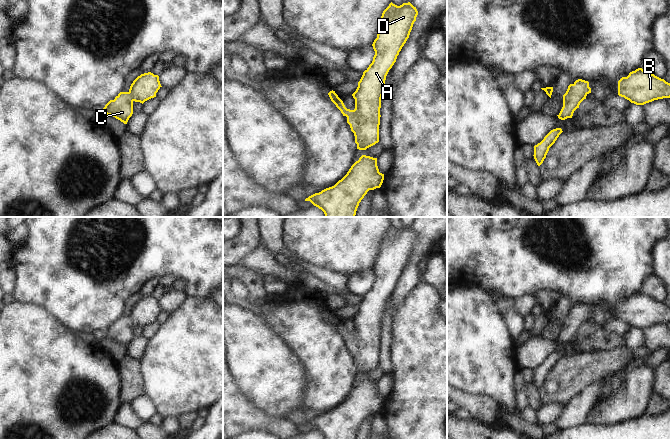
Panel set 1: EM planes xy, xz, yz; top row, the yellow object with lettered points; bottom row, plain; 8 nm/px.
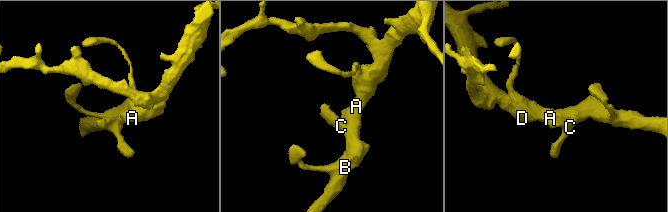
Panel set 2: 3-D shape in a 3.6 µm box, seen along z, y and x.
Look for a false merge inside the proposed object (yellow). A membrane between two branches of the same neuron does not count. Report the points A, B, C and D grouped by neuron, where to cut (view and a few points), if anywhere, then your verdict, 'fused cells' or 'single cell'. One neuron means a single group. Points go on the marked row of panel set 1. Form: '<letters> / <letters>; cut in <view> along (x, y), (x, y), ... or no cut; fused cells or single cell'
A B C D; no cut; single cell

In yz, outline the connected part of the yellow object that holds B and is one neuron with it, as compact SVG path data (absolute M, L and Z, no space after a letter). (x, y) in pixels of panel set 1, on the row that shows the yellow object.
M638 68L618 81L618 95L636 105L670 98L671 84L649 71Z

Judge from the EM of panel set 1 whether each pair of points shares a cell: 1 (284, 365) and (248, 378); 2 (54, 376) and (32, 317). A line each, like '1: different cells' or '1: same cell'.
1: same cell
2: same cell

